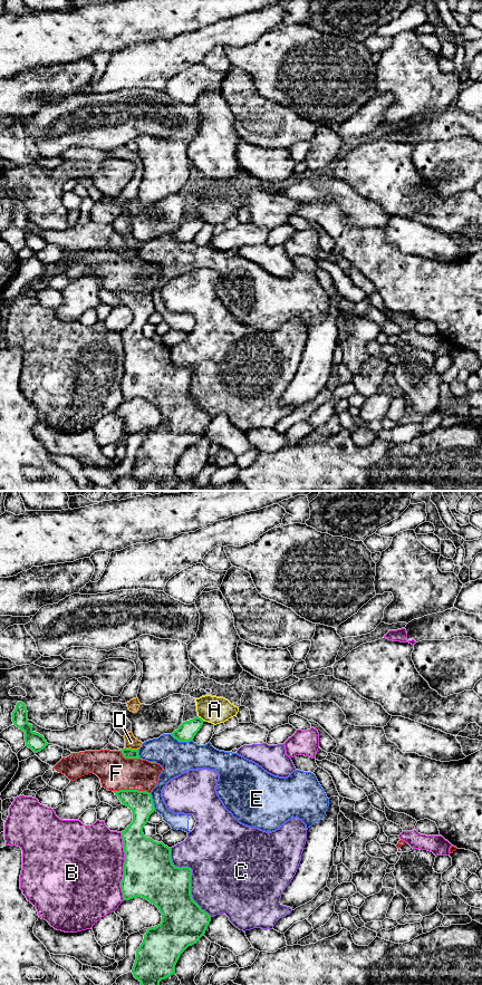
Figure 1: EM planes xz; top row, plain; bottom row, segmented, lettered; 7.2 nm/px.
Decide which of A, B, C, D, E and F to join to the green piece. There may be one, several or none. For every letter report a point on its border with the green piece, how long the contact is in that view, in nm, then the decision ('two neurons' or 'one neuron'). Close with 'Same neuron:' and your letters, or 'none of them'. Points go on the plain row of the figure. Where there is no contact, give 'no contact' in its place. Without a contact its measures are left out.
A: xz (201, 219) | 60 nm | two neurons
B: xz (124, 366) | 480 nm | two neurons
C: xz (190, 377) | 600 nm | two neurons
D: xz (131, 249) | 110 nm | two neurons
E: xz (181, 241) | 180 nm | two neurons
F: xz (132, 290) | 280 nm | two neurons
Same neuron: none of them

